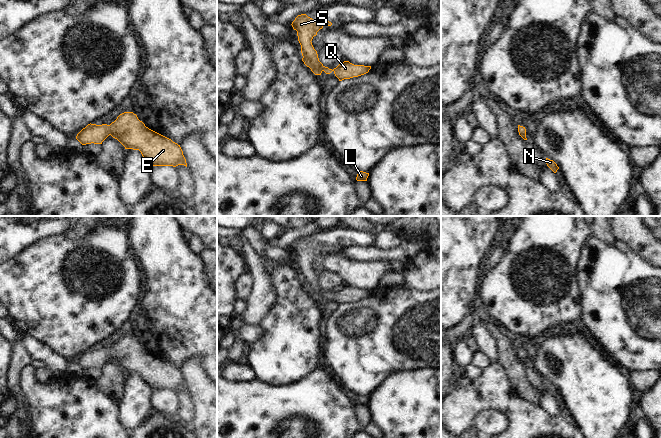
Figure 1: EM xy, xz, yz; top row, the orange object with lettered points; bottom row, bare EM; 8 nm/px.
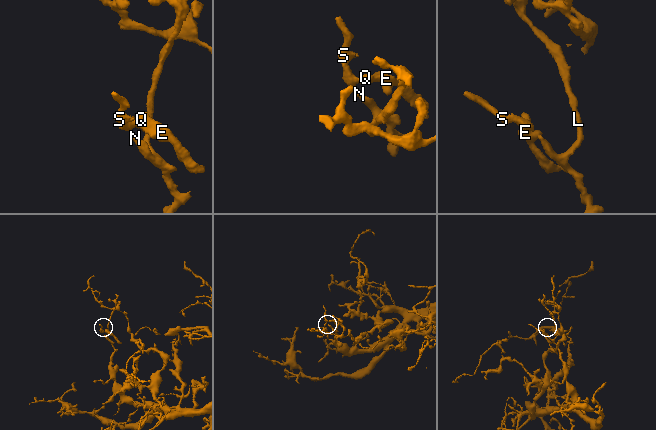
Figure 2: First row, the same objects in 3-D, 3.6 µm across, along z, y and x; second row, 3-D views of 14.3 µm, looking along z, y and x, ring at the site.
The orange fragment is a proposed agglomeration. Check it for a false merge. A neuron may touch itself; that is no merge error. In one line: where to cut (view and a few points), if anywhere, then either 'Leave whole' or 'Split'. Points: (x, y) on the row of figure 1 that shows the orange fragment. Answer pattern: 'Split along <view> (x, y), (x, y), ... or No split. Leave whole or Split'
No split. Leave whole

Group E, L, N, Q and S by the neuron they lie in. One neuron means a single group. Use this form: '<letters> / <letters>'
E L N Q S

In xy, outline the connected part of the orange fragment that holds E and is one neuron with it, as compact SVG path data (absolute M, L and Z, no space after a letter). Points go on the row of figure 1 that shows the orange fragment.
M124 112L110 125L88 124L76 136L82 144L102 144L111 135L125 149L139 150L152 166L184 165L183 151L171 139L149 129L133 112Z

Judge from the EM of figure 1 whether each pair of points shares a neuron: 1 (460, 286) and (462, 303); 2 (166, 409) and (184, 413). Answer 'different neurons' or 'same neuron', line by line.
1: same neuron
2: different neurons

